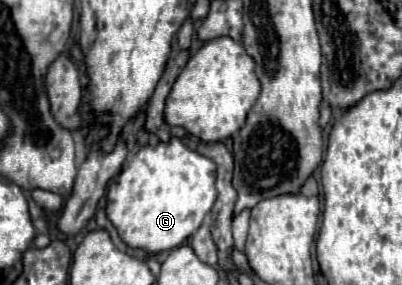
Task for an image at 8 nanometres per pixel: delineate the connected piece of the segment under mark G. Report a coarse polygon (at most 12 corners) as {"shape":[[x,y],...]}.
{"shape":[[180,138],[108,184],[130,248],[178,248],[216,202],[216,164]]}

